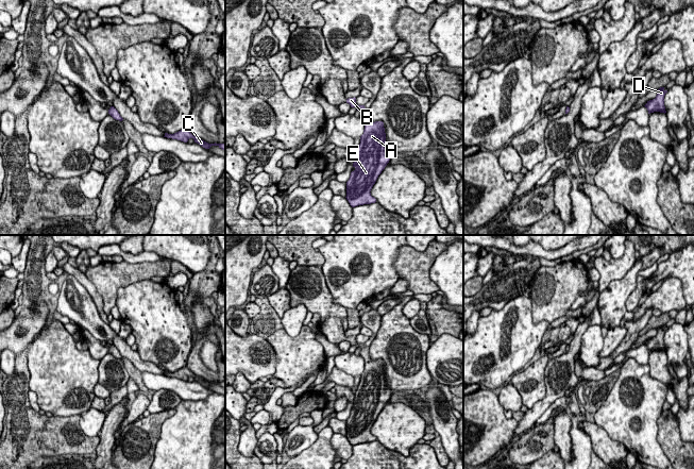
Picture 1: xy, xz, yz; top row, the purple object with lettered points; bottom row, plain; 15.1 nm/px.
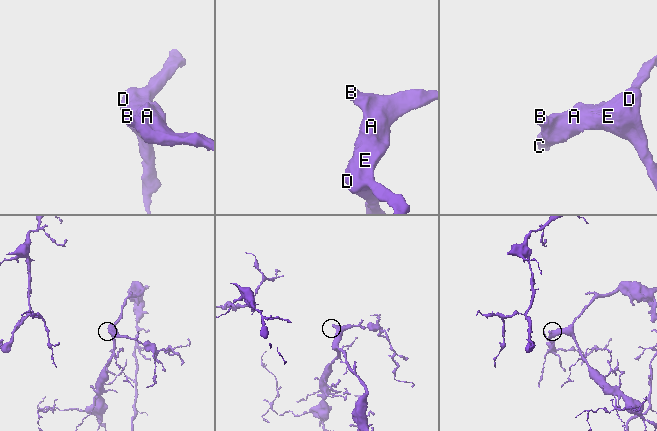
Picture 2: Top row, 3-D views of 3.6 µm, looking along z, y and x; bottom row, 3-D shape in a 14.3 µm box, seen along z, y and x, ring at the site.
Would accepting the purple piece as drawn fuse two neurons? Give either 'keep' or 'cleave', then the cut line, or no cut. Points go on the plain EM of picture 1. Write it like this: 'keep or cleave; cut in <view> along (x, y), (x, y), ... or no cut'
keep; no cut

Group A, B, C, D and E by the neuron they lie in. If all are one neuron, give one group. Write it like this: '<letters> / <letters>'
A B C D E

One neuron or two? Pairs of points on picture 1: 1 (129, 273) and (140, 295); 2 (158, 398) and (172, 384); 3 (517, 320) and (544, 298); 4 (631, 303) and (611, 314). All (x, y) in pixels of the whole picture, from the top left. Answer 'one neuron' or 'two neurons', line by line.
1: two neurons
2: two neurons
3: two neurons
4: two neurons

